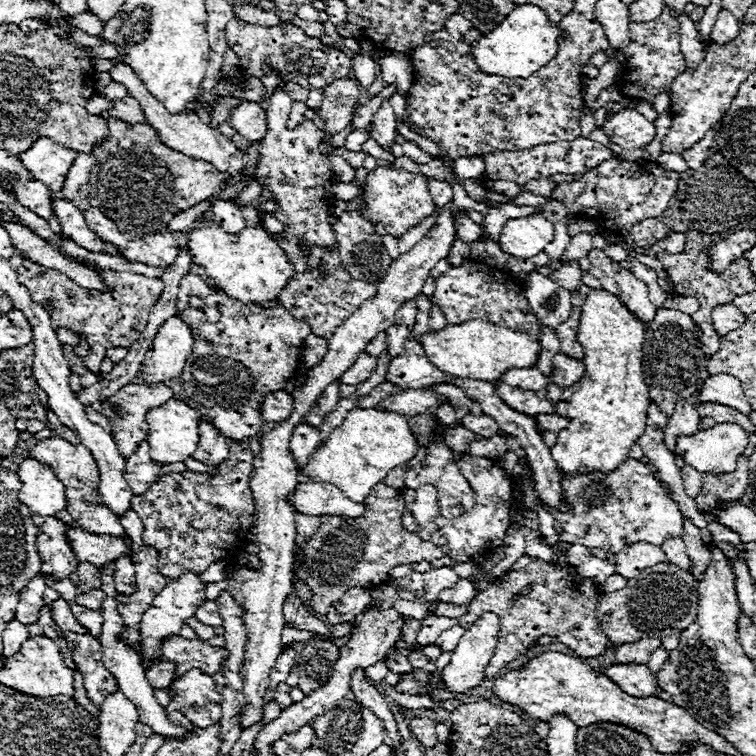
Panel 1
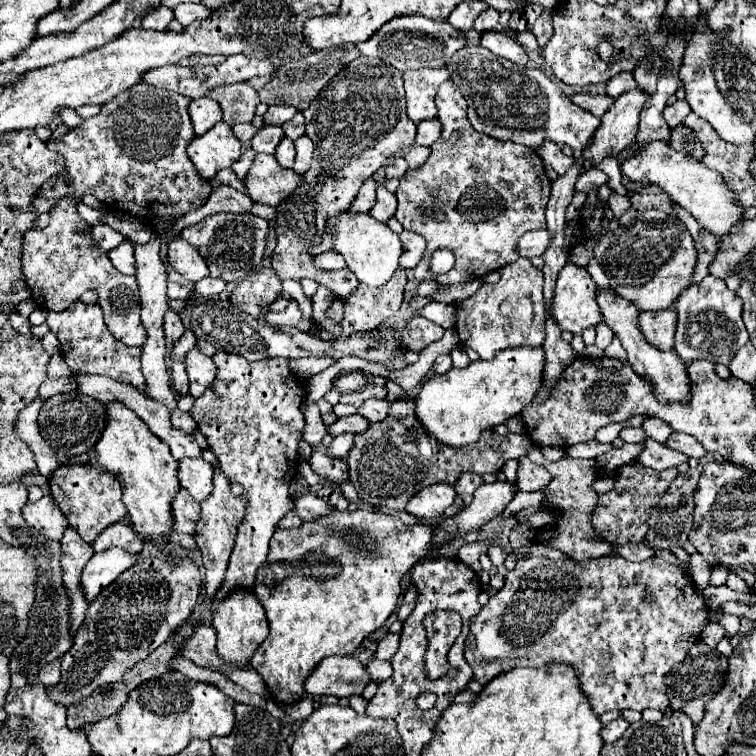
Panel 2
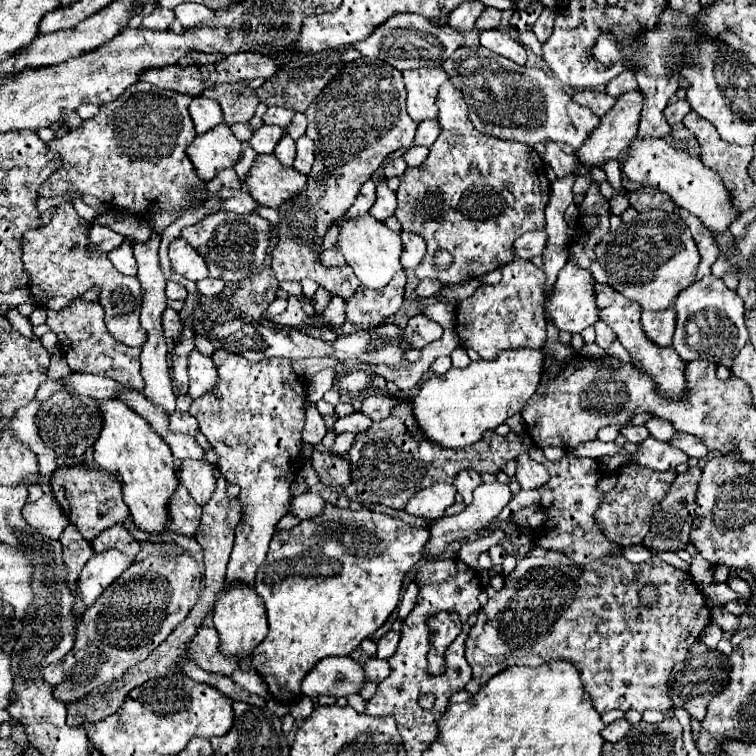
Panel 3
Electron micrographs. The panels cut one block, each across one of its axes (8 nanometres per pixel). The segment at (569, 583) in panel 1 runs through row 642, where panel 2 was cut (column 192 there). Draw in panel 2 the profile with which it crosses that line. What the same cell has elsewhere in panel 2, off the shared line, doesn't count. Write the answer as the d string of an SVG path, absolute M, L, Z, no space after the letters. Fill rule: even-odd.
M176 408L172 412L172 426L178 428L178 430L184 430L188 434L192 434L196 430L196 420L188 412L182 412L182 410ZM180 488L180 492L176 494L172 502L172 510L174 510L174 520L176 520L174 532L194 534L196 522L200 518L200 504L184 488ZM152 556L128 568L116 584L104 588L88 606L84 626L78 630L72 648L62 656L62 680L48 688L48 696L68 708L84 702L96 688L122 680L128 668L148 658L192 614L200 582L200 568L188 558L178 558L178 566L174 566Z

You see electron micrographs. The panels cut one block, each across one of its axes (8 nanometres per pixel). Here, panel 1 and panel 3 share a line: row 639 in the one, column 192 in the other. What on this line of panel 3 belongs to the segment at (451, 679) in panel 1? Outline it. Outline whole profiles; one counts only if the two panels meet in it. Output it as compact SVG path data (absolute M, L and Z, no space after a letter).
M184 460L182 462L182 472L180 472L182 484L186 484L190 496L196 500L196 504L204 506L214 490L216 490L216 476L214 476L214 466L208 462L196 462L196 460Z

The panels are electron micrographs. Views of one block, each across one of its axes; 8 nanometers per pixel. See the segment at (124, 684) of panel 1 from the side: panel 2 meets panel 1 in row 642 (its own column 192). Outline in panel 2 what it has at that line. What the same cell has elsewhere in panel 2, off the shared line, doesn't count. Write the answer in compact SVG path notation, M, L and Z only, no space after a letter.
M206 96L198 98L198 100L192 100L190 106L188 106L188 112L190 112L190 120L192 120L192 126L194 126L196 134L204 134L222 121L220 106Z

